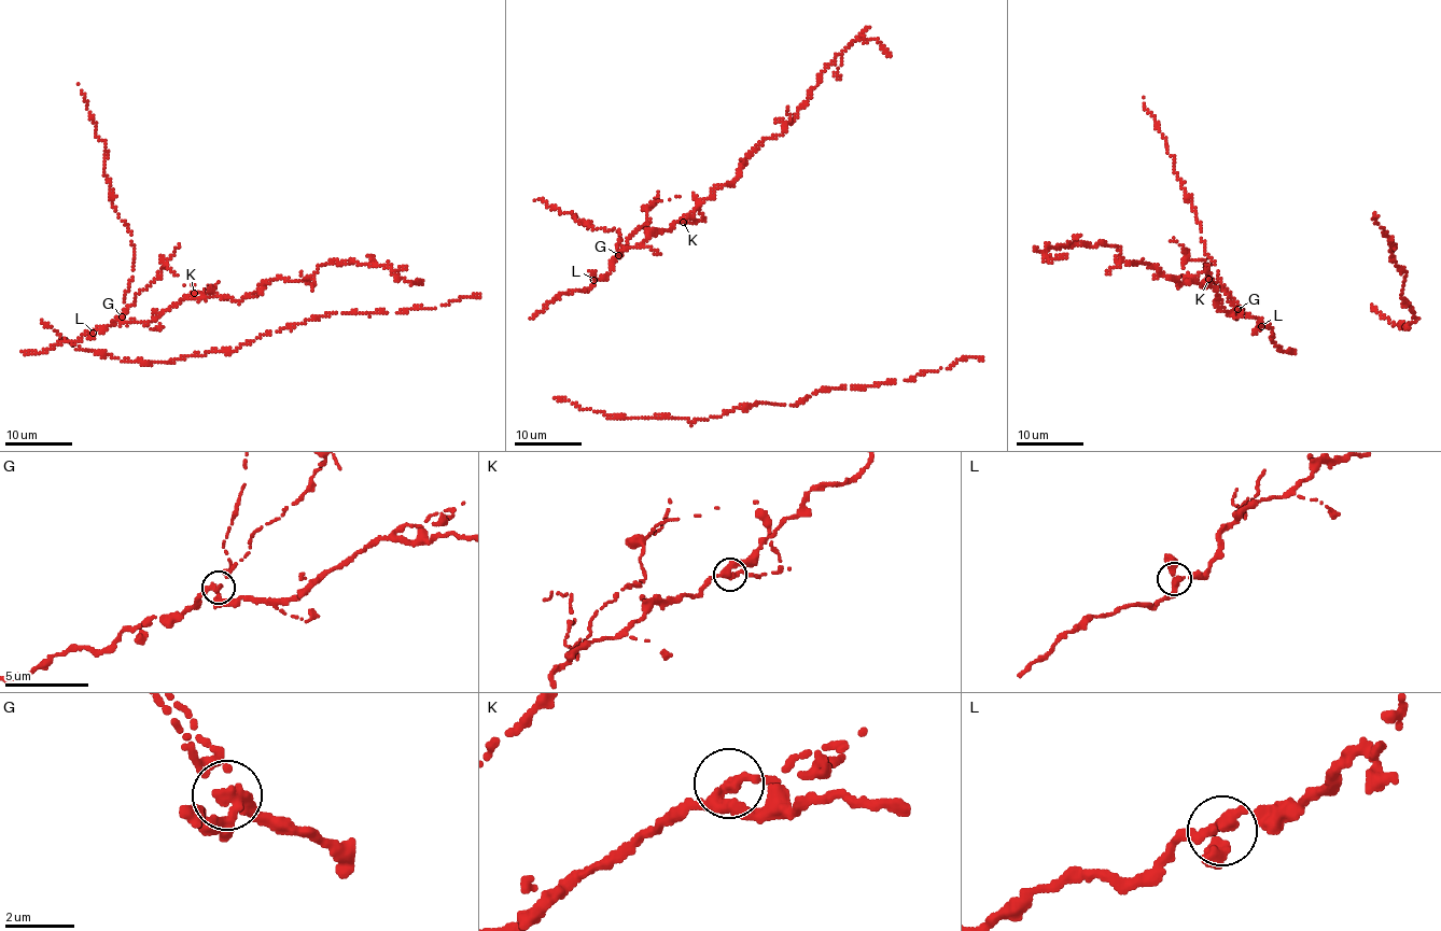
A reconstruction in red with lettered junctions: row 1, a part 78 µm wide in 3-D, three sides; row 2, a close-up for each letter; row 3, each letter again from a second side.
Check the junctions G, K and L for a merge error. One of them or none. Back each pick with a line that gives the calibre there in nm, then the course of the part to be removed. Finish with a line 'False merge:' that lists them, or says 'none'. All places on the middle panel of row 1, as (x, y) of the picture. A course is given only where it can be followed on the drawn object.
G: Thickness 280 nm. Course of the part to remove: (618, 255), (619, 229), (592, 229), (571, 212), (560, 212), (535, 199)
False merge: G

